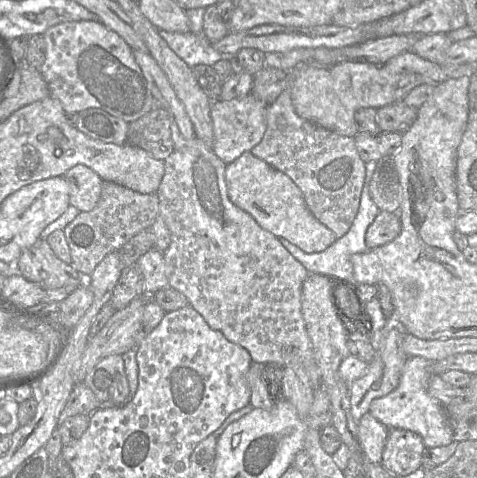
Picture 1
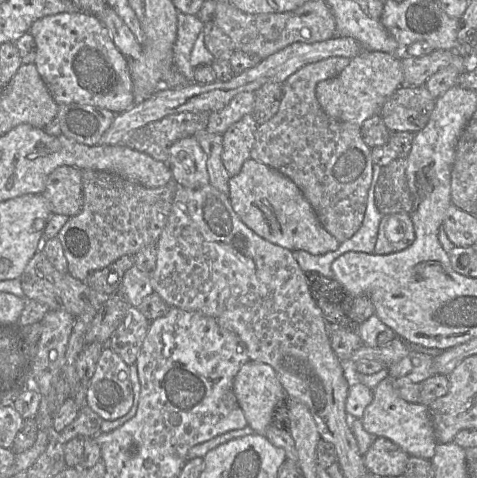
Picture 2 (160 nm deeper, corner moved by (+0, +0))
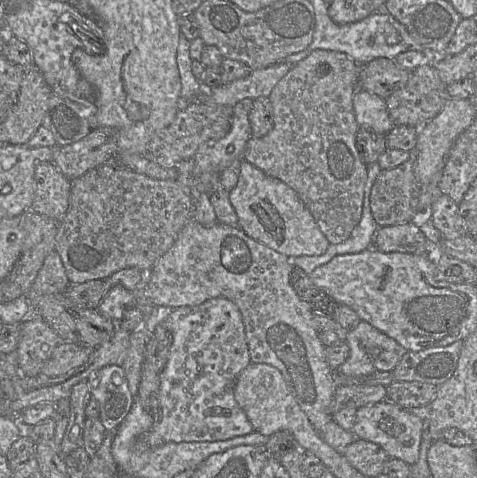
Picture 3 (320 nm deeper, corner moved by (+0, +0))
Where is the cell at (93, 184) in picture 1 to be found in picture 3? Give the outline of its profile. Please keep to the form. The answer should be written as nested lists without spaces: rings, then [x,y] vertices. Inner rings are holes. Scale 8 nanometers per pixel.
[[[41,162],[34,171],[35,195],[31,210],[61,219],[68,210],[72,181],[53,162]]]

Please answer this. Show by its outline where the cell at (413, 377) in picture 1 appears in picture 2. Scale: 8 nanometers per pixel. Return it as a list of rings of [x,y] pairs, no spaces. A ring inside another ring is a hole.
[[[388,377],[376,385],[372,392],[372,401],[360,418],[364,430],[376,437],[389,439],[409,456],[431,460],[438,442],[435,438],[428,406],[403,400]]]

